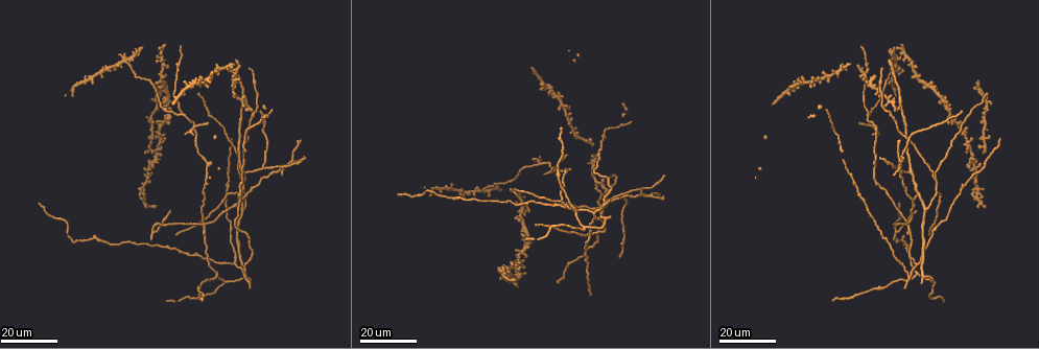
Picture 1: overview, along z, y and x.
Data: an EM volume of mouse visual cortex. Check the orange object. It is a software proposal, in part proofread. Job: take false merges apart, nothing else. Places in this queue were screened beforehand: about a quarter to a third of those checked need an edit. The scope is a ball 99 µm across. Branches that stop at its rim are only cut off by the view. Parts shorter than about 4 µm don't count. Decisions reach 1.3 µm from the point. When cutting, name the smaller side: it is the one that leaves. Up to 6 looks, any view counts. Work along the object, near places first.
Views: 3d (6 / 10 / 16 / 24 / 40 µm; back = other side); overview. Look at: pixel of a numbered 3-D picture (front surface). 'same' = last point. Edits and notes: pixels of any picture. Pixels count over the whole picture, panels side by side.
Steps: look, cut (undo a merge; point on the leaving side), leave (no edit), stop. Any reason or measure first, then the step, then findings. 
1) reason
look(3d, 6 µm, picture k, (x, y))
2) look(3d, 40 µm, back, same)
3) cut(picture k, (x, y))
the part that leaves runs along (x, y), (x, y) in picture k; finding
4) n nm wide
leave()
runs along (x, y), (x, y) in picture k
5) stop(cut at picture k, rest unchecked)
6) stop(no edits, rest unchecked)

four arms meet
look(3d, 24 µm, picture 1, (206, 258))

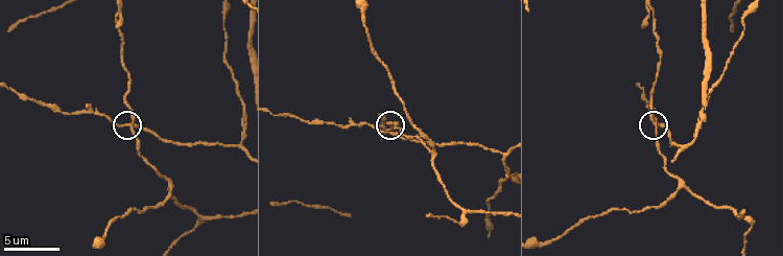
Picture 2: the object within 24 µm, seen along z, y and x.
look(3d, 10 µm, picture 2, (661, 125))

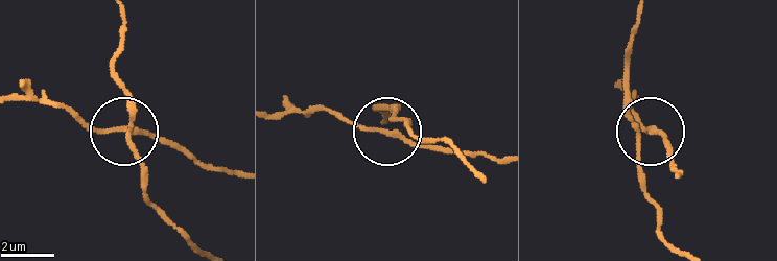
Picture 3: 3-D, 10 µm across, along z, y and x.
from behind
look(3d, 10 µm, back, picture 3, (393, 128))

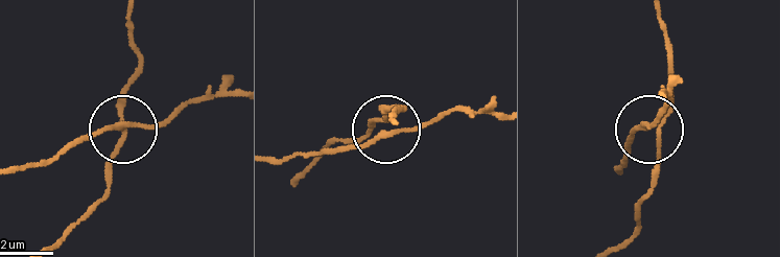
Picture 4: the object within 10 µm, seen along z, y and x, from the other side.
side arm 111 µm
leave()
runs along (127, 93), (121, 129), (72, 142) in picture 4; continuous, no second cell

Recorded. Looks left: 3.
three-way junction
look(3d, 24 µm, picture 1, (622, 192))

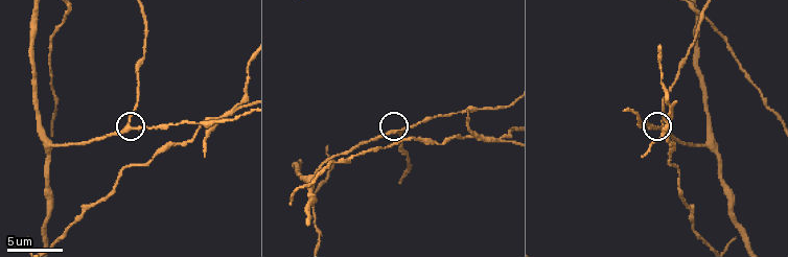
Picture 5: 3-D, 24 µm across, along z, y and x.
look(3d, 6 µm, picture 5, (130, 126))

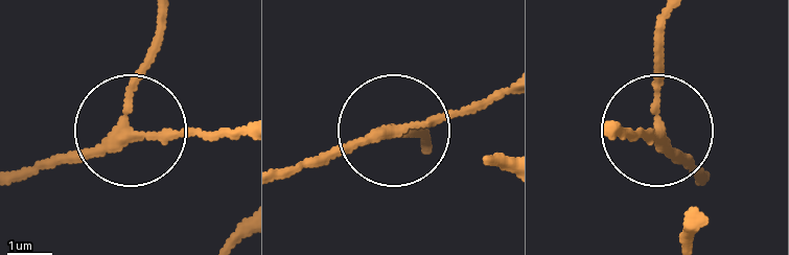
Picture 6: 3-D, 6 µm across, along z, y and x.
210 nm wide
leave()
runs along (22, 166), (122, 129), (235, 137) in picture 6; continuous, no second cell

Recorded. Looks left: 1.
stop(no edits, rest unchecked)

